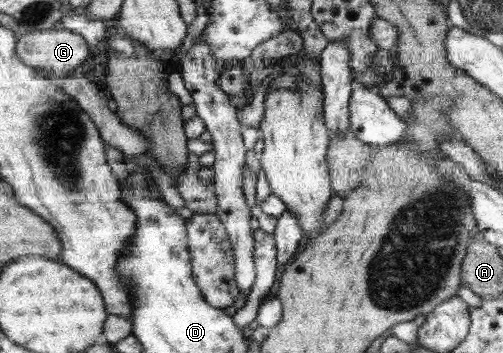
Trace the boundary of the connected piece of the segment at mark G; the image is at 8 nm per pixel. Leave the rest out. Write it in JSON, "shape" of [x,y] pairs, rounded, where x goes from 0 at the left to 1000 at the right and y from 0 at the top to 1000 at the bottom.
{"shape":[[[121,74],[109,85],[58,88],[54,93],[44,85],[32,108],[34,156],[52,181],[89,198],[93,212],[107,224],[155,210],[165,178],[173,173],[177,159],[183,159],[175,122],[169,122],[169,110],[161,99]]]}

